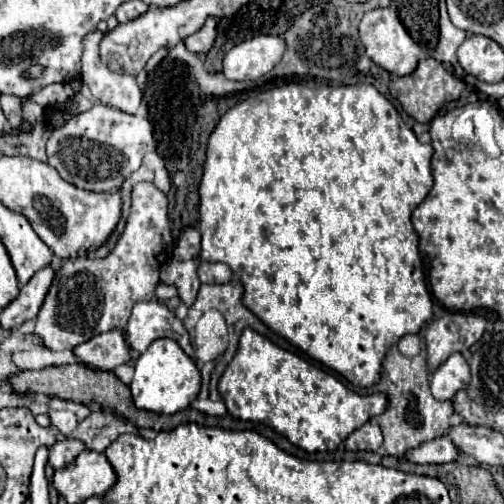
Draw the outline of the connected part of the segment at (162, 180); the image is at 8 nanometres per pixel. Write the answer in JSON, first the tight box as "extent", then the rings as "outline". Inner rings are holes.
{"extent":[154,169,170,193],"outline":[[[160,169],[156,171],[156,179],[154,179],[154,185],[162,191],[162,193],[170,193],[170,173],[166,169]]]}

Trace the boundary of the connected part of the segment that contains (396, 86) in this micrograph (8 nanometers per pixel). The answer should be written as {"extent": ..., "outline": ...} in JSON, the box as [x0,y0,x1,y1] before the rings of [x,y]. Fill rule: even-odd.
{"extent":[390,59,466,123],"outline":[[[424,59],[418,63],[416,71],[406,77],[392,77],[390,81],[390,95],[400,101],[402,109],[414,117],[418,123],[428,123],[442,107],[446,107],[450,101],[456,101],[466,85],[456,79],[452,73],[448,73],[438,61]]]}

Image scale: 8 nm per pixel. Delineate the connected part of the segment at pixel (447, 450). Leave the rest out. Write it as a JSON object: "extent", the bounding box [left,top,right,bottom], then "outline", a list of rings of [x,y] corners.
{"extent":[400,437,460,465],"outline":[[[440,437],[440,439],[420,443],[414,449],[408,449],[400,459],[406,459],[418,465],[440,465],[440,463],[456,461],[458,457],[460,453],[454,449],[452,441],[448,437]]]}

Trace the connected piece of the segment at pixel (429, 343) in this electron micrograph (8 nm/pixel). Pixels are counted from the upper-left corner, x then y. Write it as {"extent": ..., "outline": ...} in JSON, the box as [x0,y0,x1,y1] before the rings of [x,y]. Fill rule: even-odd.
{"extent":[424,313,486,369],"outline":[[[446,313],[424,327],[428,367],[436,369],[450,353],[470,349],[484,333],[486,321],[470,313]]]}

